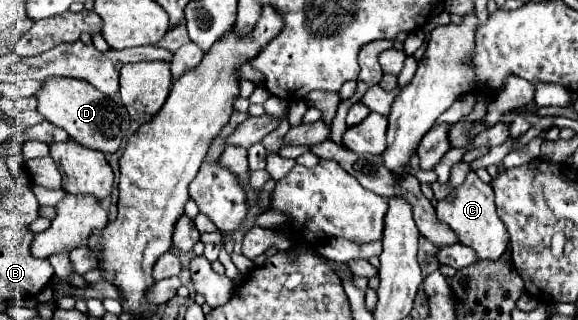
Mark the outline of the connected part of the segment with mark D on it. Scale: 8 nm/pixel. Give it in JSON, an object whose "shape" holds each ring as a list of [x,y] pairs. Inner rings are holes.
{"shape":[[[49,79],[43,83],[43,89],[35,97],[39,101],[37,111],[53,125],[65,129],[73,141],[87,149],[115,153],[121,147],[125,133],[129,131],[129,113],[125,105],[121,105],[121,101],[117,99],[97,93],[97,89],[93,89],[93,85],[89,85],[87,81]]]}

